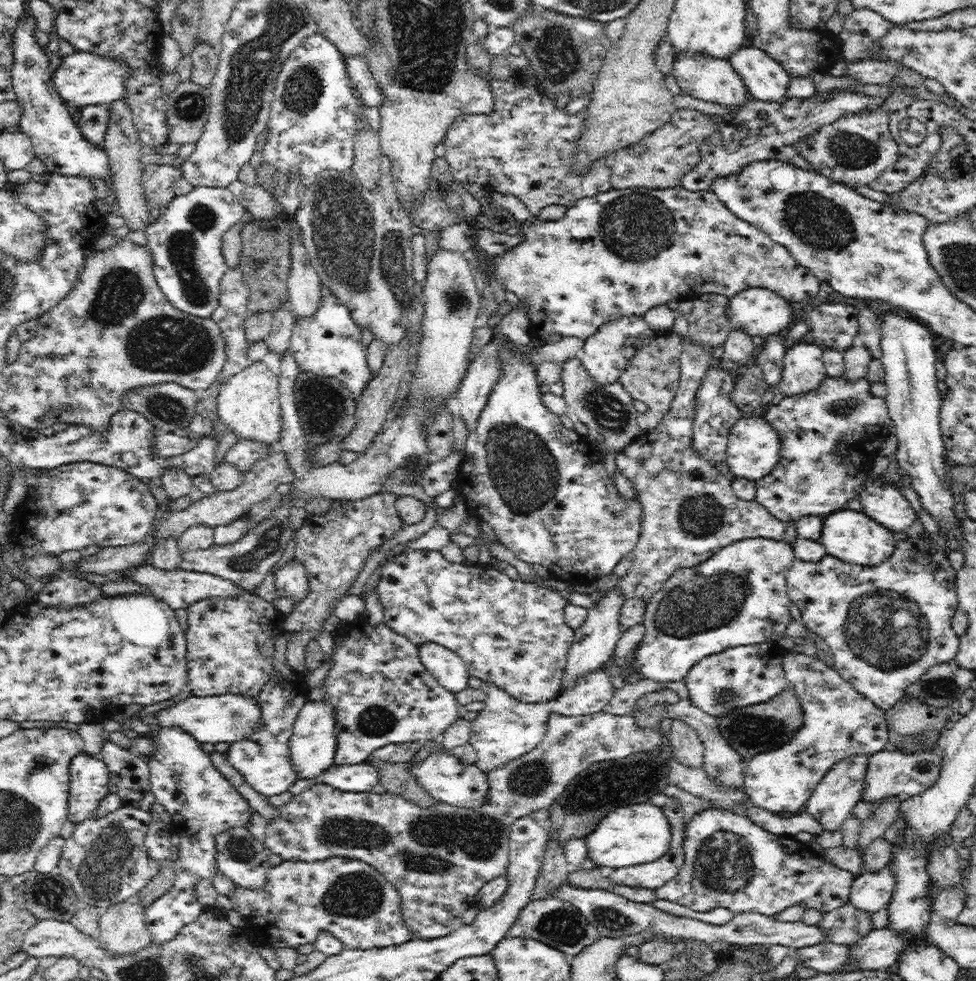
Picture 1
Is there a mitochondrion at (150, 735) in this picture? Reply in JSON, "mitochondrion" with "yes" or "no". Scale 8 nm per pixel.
{"mitochondrion":"no"}

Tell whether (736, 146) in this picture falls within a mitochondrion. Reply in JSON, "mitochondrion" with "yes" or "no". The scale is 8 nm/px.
{"mitochondrion":"yes"}

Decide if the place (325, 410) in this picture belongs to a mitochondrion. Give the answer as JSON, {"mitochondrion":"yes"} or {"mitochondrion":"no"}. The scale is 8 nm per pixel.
{"mitochondrion":"yes"}

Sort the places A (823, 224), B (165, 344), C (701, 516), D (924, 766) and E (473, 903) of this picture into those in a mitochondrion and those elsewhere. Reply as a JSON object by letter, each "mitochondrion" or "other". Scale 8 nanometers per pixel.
{"A":"mitochondrion","B":"mitochondrion","C":"mitochondrion","D":"mitochondrion","E":"other"}

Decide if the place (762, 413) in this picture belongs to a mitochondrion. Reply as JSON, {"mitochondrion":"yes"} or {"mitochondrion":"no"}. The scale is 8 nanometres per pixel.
{"mitochondrion":"no"}

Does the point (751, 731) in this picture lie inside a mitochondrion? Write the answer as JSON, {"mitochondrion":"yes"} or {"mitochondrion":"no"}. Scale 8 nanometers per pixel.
{"mitochondrion":"yes"}

